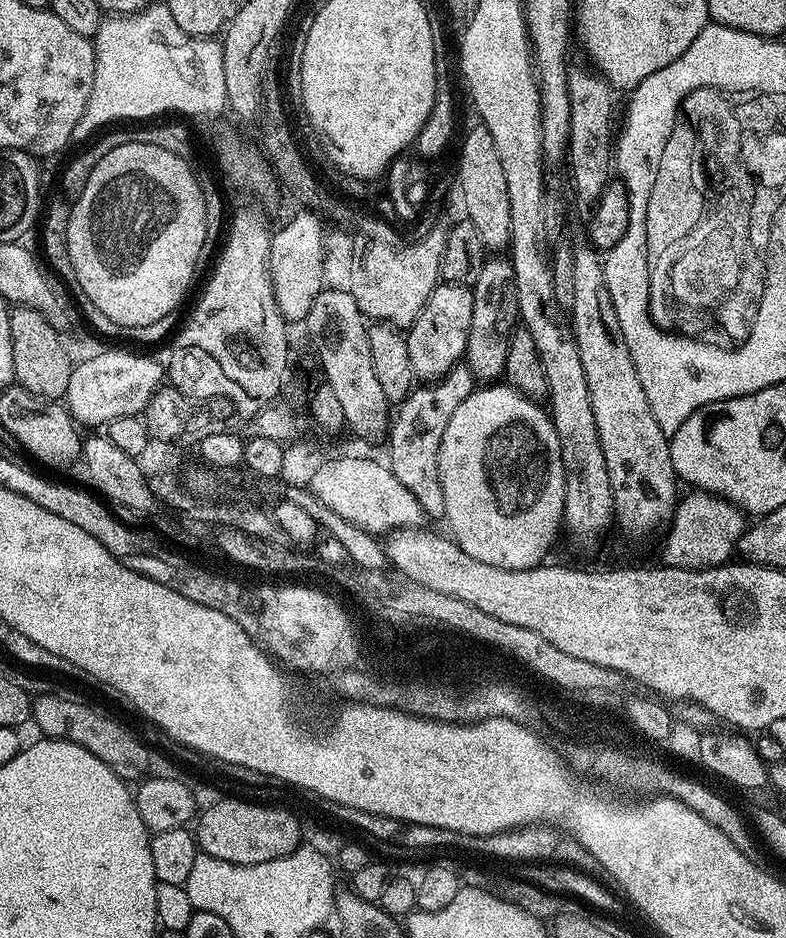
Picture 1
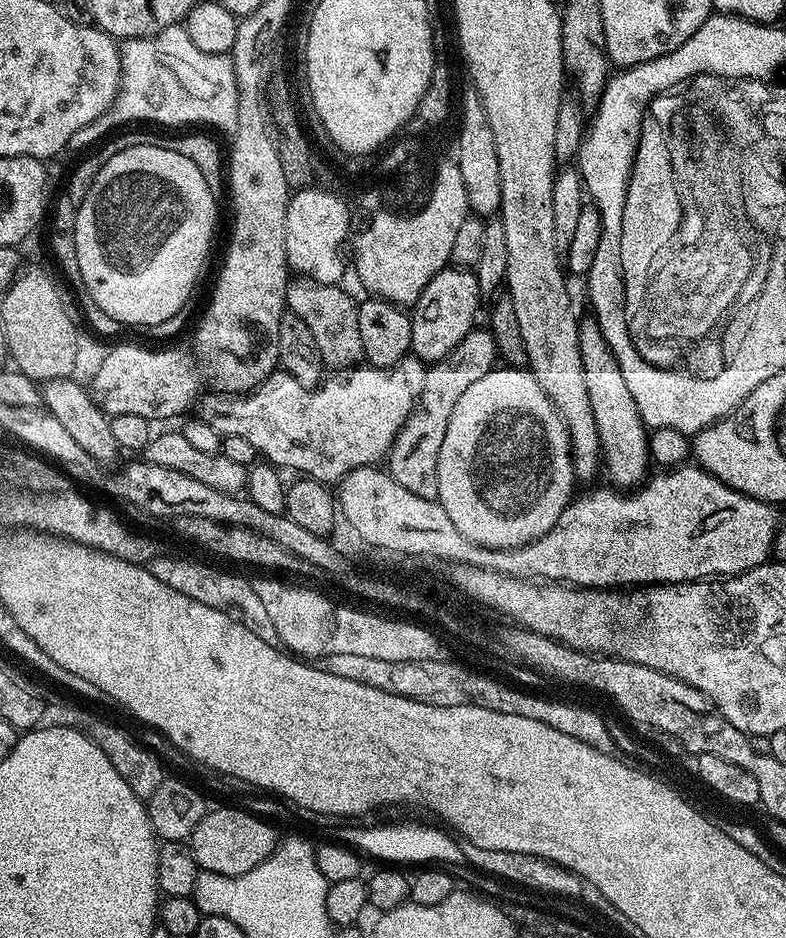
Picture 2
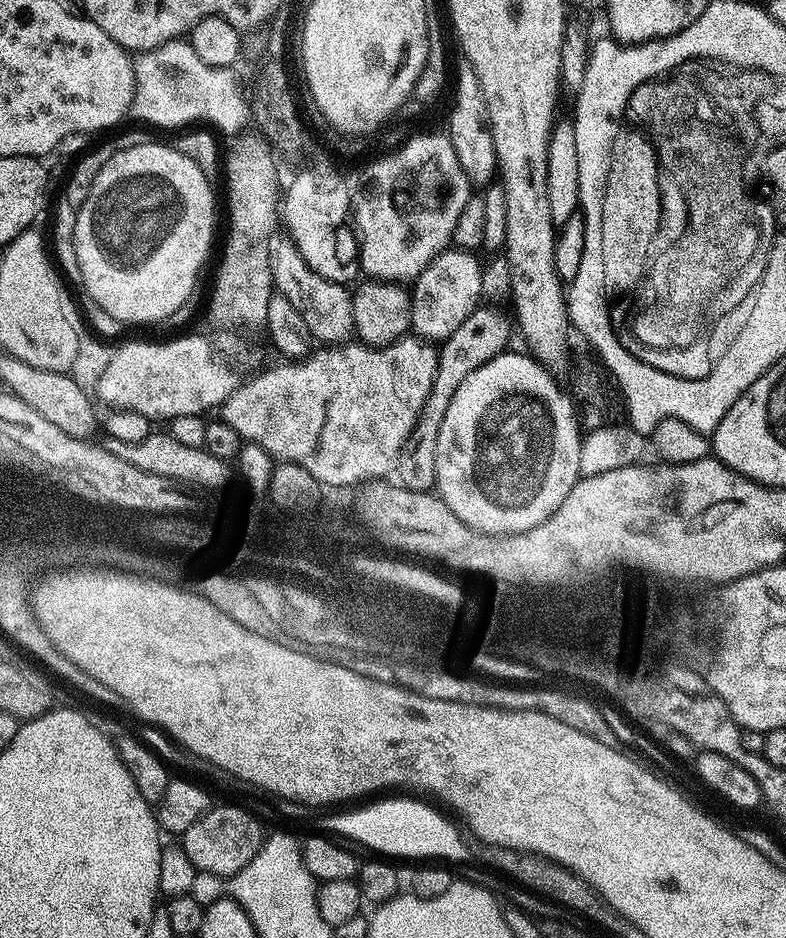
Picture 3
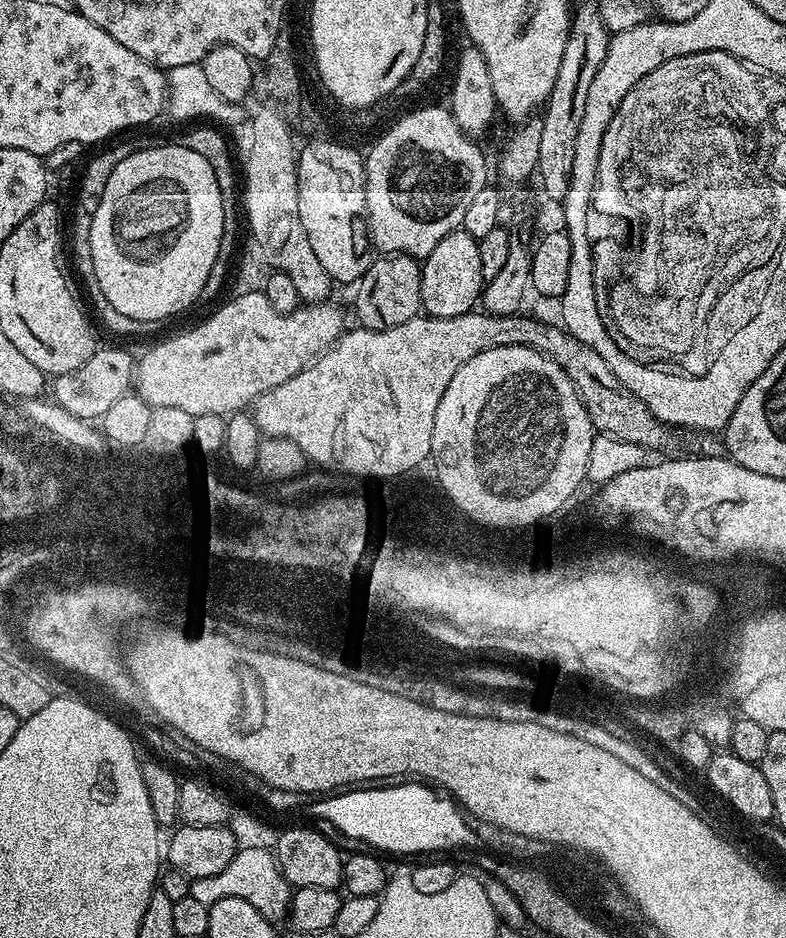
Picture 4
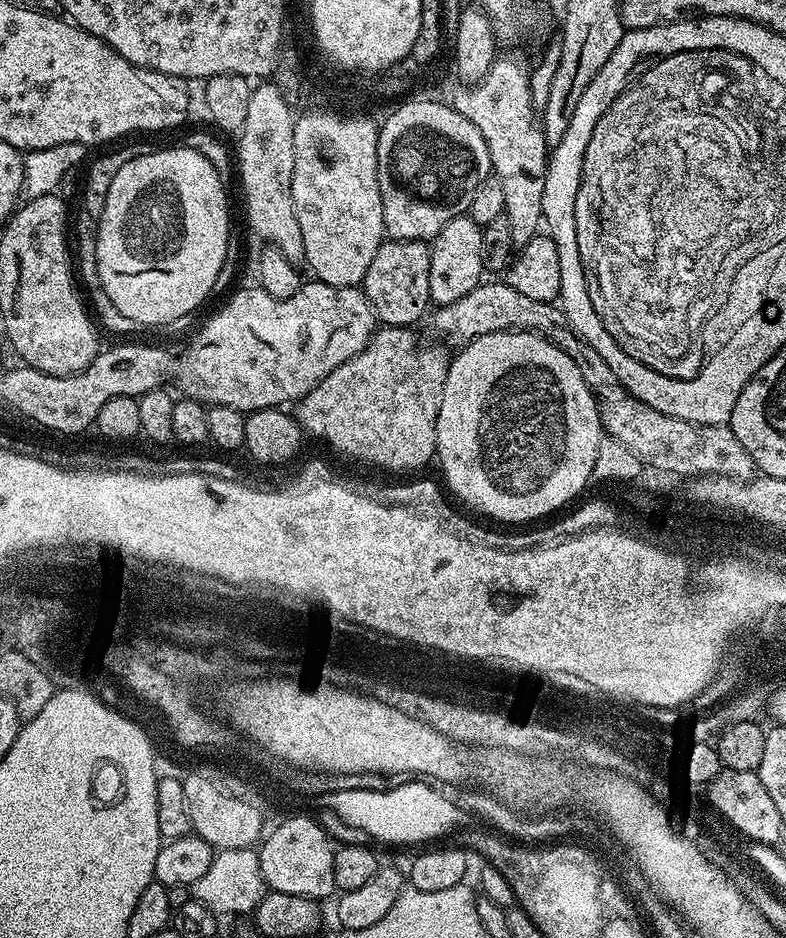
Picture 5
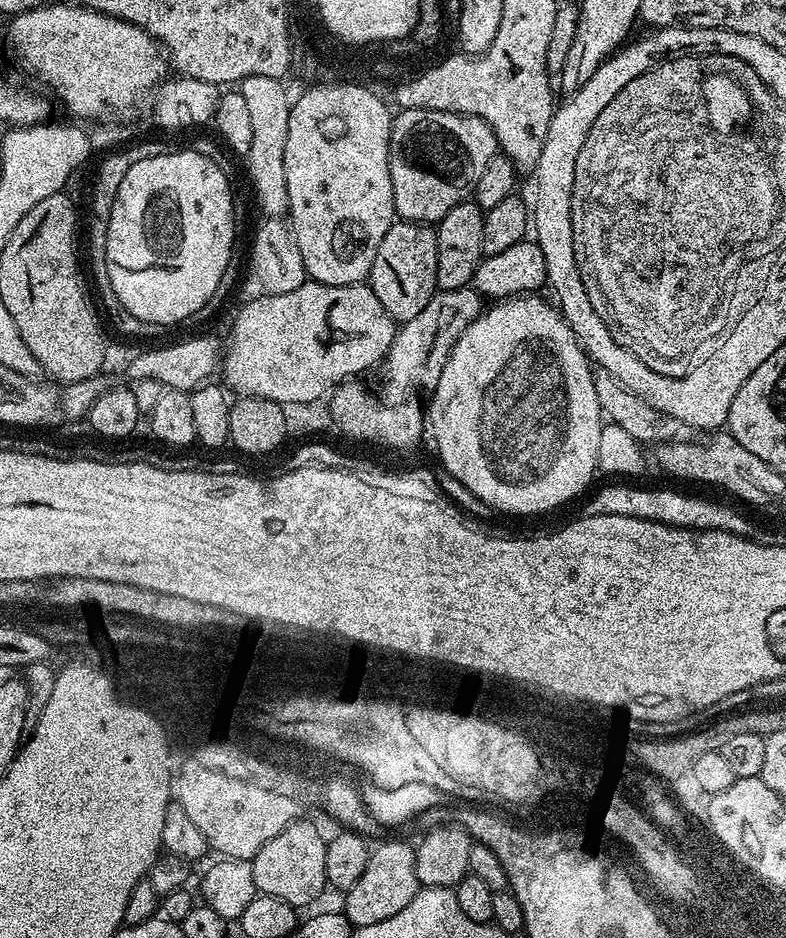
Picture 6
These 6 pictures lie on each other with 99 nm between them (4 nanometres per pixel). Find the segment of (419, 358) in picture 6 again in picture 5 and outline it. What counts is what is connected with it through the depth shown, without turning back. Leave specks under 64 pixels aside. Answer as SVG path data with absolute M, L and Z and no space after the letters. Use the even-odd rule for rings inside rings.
M481 282L474 290L470 290L470 294L462 294L462 298L454 302L441 304L435 311L431 313L433 330L440 336L453 336L459 342L467 342L475 336L485 336L491 332L535 332L558 346L558 350L569 354L572 352L572 344L580 339L578 334L574 334L574 326L566 322L564 311L555 303L534 302L534 298L518 294L518 290L506 282Z

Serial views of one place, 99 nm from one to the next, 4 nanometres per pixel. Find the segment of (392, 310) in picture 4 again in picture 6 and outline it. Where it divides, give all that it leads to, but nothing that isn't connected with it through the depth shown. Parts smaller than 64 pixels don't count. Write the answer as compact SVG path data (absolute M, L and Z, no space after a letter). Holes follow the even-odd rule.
M394 222L390 230L386 230L386 238L382 238L382 243L378 246L378 254L374 254L367 283L378 298L378 302L382 302L386 314L390 314L397 322L403 322L414 318L414 314L419 314L422 306L430 302L430 298L438 290L437 274L436 228L427 224Z

